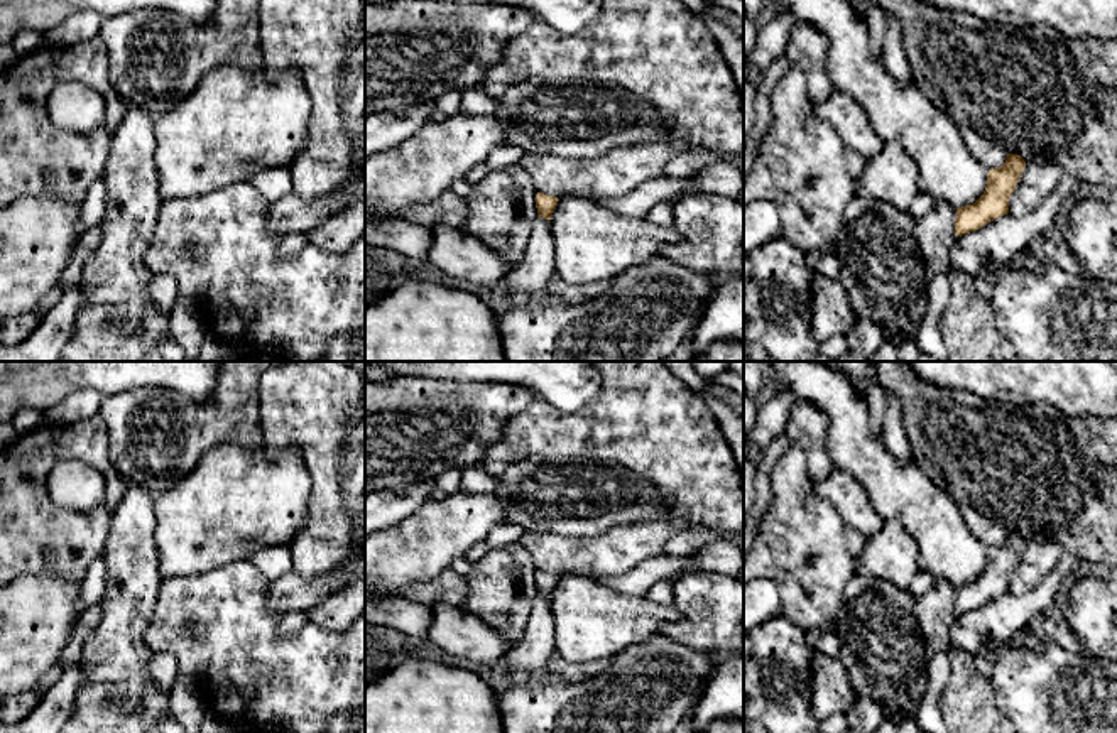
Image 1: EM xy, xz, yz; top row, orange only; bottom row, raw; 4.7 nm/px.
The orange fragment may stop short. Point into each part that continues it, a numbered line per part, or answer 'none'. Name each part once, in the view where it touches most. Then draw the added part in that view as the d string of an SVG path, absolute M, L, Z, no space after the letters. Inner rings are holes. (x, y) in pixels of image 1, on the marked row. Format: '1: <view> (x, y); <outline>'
none

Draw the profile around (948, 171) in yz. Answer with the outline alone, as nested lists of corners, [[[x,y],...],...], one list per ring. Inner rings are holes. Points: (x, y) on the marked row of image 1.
[[[772,0],[779,10],[811,24],[830,42],[828,73],[835,90],[852,96],[867,113],[872,128],[884,142],[896,140],[916,162],[921,191],[950,203],[955,209],[973,204],[985,191],[989,167],[978,162],[965,145],[960,127],[934,105],[914,83],[899,86],[885,69],[882,54],[870,56],[867,20],[857,15],[848,0]]]

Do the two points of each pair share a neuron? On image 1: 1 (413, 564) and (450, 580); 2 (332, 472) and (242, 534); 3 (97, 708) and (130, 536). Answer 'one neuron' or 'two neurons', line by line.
1: two neurons
2: two neurons
3: one neuron

